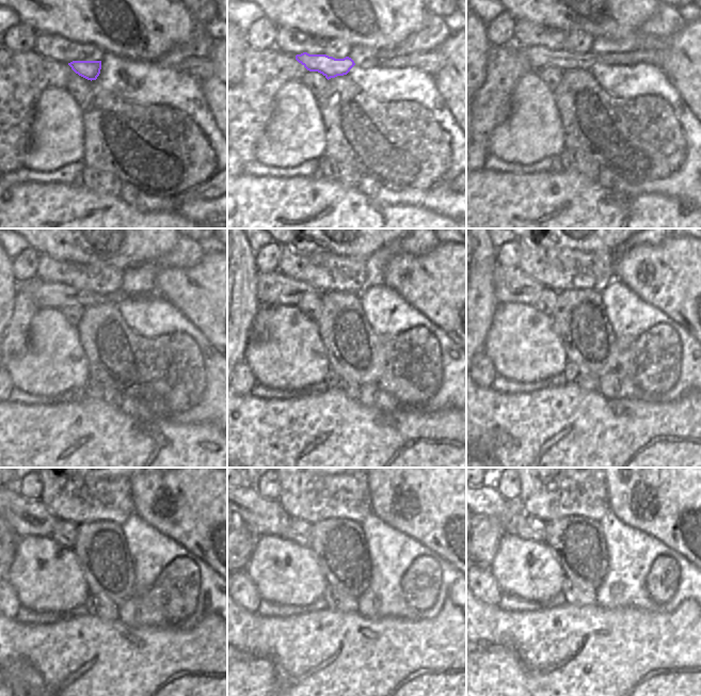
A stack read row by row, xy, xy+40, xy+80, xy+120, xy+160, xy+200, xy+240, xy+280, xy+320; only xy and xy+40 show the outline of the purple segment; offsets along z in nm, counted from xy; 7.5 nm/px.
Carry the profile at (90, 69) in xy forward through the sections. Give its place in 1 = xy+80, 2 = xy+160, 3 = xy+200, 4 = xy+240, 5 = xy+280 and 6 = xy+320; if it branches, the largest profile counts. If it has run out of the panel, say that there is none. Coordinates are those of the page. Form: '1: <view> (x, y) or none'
1: xy+80 (538, 57)
2: xy+160 (274, 287)
3: xy+200 (511, 284)
4: xy+240 (24, 517)
5: xy+280 (264, 517)
6: xy+320 (488, 501)

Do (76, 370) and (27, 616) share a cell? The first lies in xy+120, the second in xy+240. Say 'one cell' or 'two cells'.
two cells

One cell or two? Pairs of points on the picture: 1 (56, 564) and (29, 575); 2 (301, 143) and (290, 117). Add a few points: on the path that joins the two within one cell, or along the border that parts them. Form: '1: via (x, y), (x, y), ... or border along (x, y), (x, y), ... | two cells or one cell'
1: via (49, 570), (45, 574), (35, 574) | one cell
2: via (299, 137), (296, 133), (296, 124) | one cell

